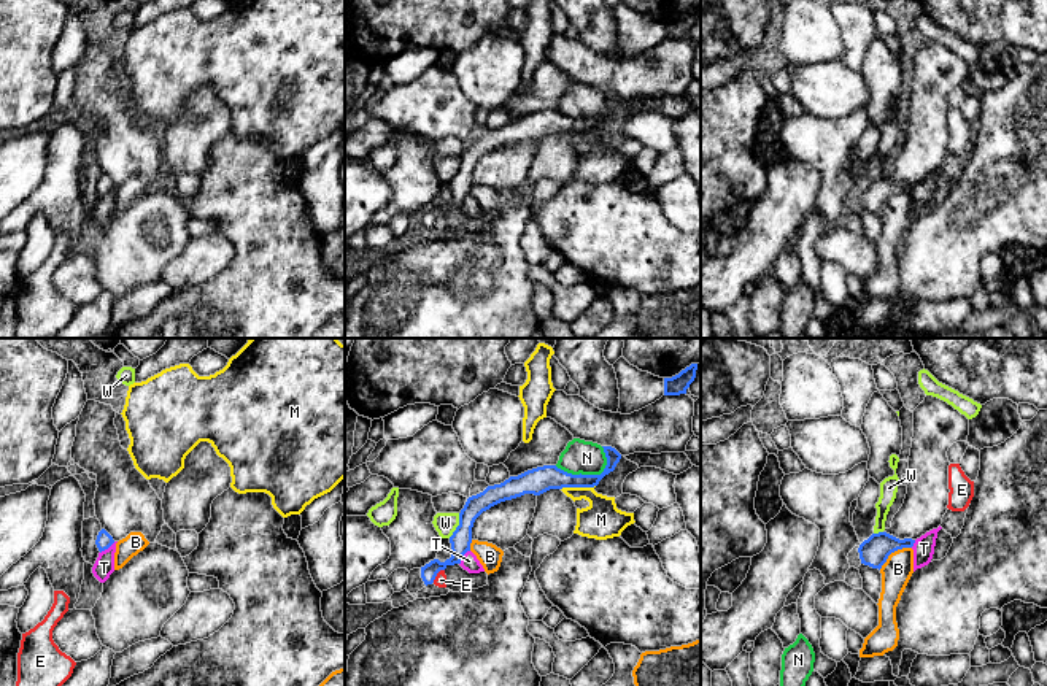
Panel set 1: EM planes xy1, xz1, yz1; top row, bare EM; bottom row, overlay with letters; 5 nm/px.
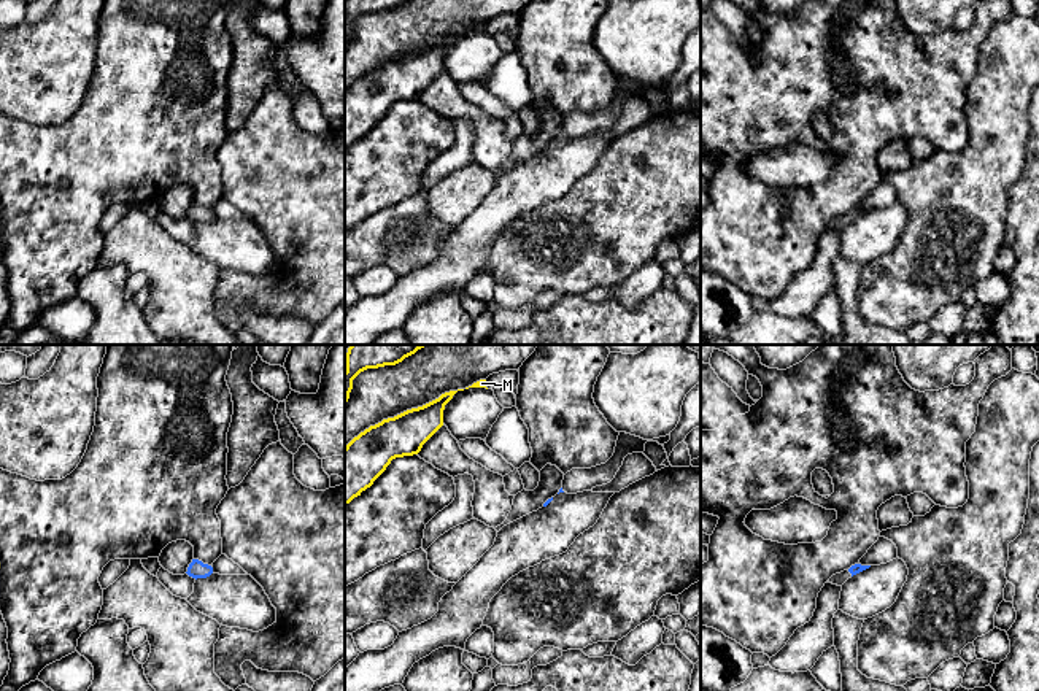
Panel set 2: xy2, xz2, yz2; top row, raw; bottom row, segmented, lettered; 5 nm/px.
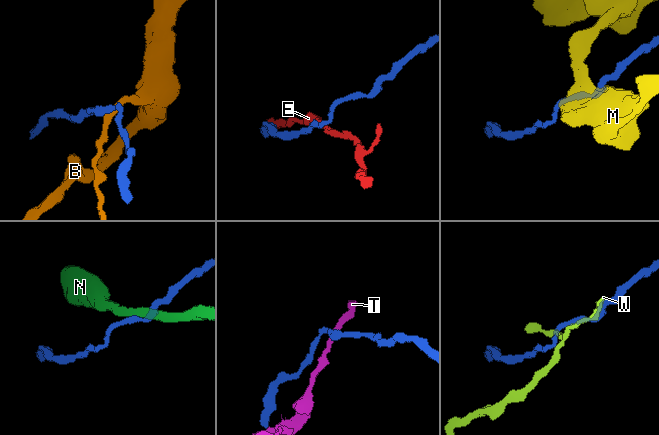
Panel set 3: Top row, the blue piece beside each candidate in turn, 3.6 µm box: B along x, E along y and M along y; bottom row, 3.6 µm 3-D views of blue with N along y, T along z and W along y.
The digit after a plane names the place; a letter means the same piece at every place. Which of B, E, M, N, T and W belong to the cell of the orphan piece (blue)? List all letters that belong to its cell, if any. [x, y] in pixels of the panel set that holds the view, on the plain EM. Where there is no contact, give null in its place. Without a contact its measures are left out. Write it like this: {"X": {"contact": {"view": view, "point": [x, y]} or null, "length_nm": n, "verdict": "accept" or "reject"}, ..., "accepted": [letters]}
{"B": {"contact": {"view": "yz1", "point": [893, 196]}, "length_nm": 200, "verdict": "reject"}, "E": {"contact": {"view": "xz1", "point": [436, 219]}, "length_nm": 90, "verdict": "reject"}, "M": {"contact": {"view": "xz1", "point": [577, 131]}, "length_nm": 180, "verdict": "reject"}, "N": {"contact": {"view": "xz1", "point": [585, 119]}, "length_nm": 280, "verdict": "reject"}, "T": {"contact": {"view": "xz1", "point": [461, 202]}, "length_nm": 90, "verdict": "reject"}, "W": {"contact": {"view": "xz1", "point": [458, 170]}, "length_nm": 140, "verdict": "reject"}, "accepted": []}

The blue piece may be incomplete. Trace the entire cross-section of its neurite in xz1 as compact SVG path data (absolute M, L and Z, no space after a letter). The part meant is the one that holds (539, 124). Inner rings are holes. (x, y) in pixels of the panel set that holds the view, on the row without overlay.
M602 91L607 110L601 119L572 119L556 110L543 110L527 114L518 121L510 121L500 129L488 130L483 137L467 143L464 152L459 157L459 170L450 181L451 202L445 206L439 203L431 205L421 211L421 222L424 229L432 229L437 218L448 210L461 208L462 200L470 195L472 172L475 164L491 151L521 141L524 138L540 140L550 133L562 132L594 132L599 125L615 114L621 103L621 98L612 91Z

